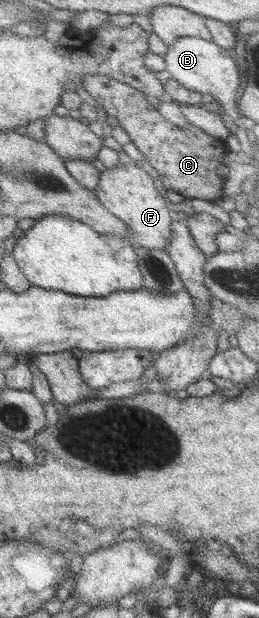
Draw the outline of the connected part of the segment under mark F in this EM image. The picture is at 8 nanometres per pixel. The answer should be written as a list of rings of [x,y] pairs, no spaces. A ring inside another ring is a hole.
[[[134,162],[106,169],[99,175],[97,187],[94,189],[95,195],[105,210],[129,228],[130,244],[134,248],[165,250],[175,216],[172,206],[154,187],[154,178]]]

